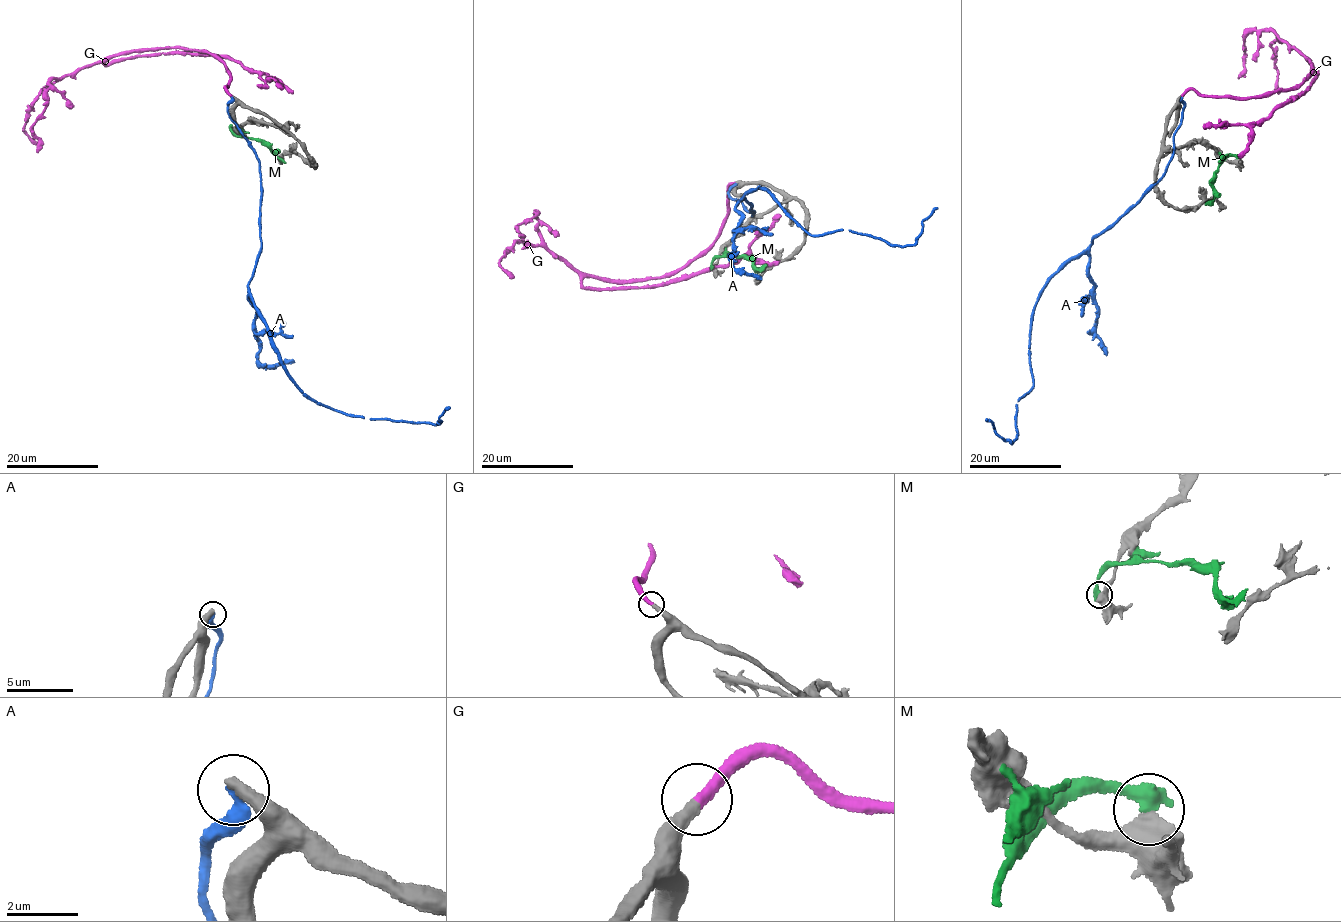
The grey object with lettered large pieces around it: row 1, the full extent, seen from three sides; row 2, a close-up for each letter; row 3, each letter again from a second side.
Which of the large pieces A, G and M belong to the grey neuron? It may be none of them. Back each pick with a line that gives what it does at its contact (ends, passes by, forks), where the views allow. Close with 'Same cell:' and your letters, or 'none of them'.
G: it ends
Same cell: G

